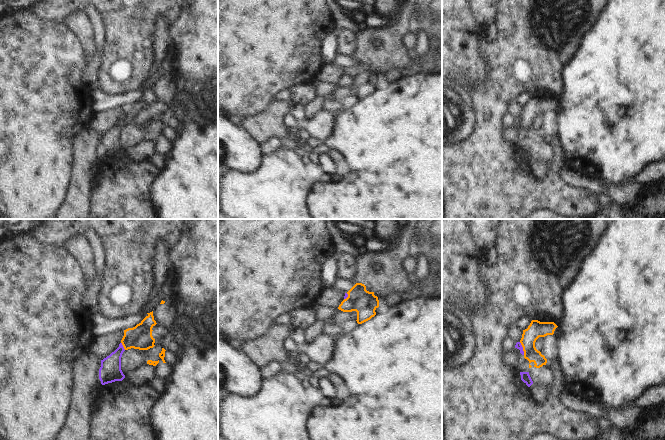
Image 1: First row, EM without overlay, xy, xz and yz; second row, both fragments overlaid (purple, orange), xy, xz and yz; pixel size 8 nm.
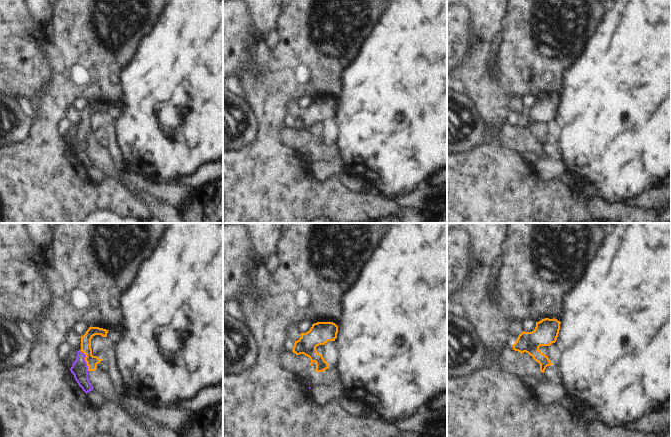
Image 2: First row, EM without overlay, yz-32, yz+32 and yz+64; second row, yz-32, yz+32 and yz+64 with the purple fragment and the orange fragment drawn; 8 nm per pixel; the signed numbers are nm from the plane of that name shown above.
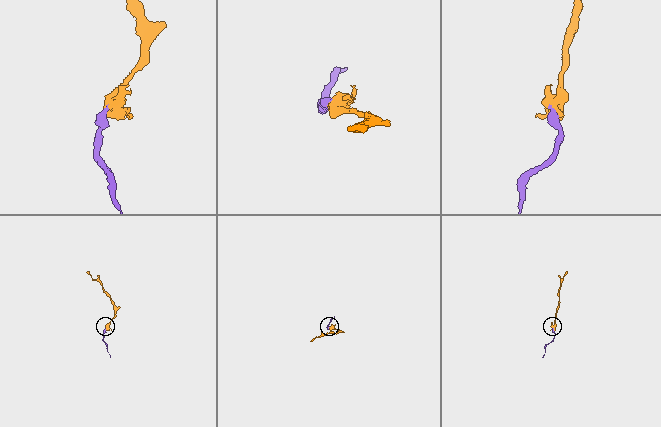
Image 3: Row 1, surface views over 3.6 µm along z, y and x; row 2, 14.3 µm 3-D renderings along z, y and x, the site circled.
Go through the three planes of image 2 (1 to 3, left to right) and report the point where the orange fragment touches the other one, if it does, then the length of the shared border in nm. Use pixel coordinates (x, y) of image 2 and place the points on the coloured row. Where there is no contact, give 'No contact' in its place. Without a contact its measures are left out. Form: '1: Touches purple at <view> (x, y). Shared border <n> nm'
1: Touches purple at yz-32 (85, 361). Shared border 190 nm
2: No contact
3: No contact.

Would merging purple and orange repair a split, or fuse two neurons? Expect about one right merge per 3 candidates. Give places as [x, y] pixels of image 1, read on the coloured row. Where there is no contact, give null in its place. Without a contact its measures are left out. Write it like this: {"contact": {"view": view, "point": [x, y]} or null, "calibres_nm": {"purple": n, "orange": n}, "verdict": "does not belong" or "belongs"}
{"contact": {"view": "yz", "point": [522, 348]}, "calibres_nm": {"purple": 50, "orange": 140}, "verdict": "belongs"}

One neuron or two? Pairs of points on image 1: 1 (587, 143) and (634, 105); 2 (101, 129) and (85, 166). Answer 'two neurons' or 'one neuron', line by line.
1: one neuron
2: two neurons

